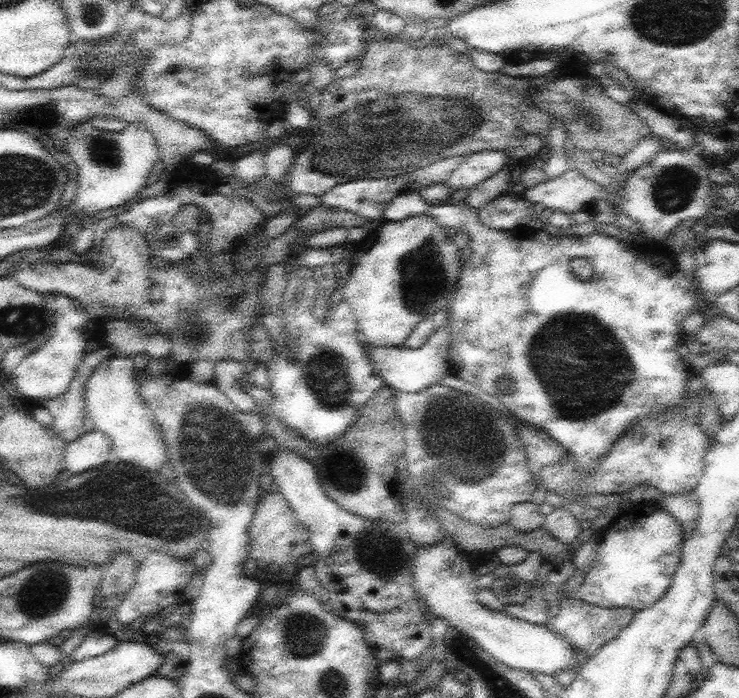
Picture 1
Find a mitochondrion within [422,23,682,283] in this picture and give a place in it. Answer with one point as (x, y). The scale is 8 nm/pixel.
(583, 116)

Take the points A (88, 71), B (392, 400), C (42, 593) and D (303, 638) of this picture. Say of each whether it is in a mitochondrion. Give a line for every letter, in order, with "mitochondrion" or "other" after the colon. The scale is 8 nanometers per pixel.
A: mitochondrion
B: other
C: mitochondrion
D: mitochondrion

